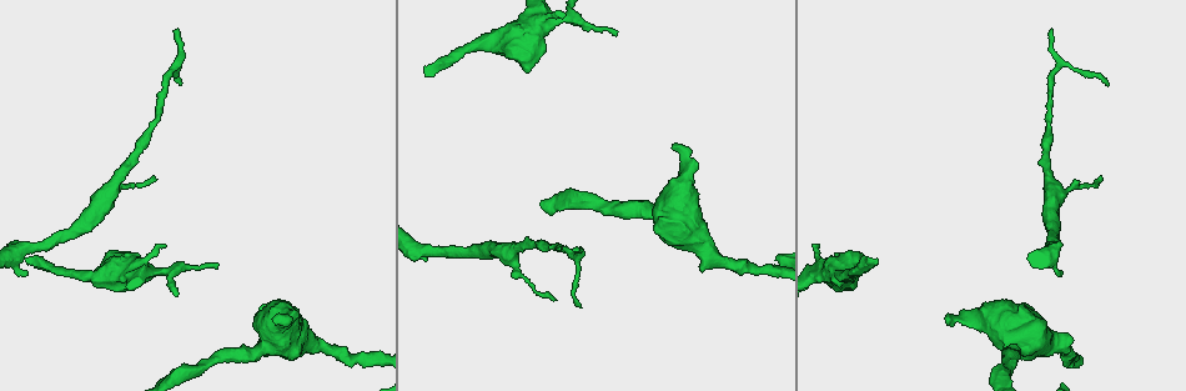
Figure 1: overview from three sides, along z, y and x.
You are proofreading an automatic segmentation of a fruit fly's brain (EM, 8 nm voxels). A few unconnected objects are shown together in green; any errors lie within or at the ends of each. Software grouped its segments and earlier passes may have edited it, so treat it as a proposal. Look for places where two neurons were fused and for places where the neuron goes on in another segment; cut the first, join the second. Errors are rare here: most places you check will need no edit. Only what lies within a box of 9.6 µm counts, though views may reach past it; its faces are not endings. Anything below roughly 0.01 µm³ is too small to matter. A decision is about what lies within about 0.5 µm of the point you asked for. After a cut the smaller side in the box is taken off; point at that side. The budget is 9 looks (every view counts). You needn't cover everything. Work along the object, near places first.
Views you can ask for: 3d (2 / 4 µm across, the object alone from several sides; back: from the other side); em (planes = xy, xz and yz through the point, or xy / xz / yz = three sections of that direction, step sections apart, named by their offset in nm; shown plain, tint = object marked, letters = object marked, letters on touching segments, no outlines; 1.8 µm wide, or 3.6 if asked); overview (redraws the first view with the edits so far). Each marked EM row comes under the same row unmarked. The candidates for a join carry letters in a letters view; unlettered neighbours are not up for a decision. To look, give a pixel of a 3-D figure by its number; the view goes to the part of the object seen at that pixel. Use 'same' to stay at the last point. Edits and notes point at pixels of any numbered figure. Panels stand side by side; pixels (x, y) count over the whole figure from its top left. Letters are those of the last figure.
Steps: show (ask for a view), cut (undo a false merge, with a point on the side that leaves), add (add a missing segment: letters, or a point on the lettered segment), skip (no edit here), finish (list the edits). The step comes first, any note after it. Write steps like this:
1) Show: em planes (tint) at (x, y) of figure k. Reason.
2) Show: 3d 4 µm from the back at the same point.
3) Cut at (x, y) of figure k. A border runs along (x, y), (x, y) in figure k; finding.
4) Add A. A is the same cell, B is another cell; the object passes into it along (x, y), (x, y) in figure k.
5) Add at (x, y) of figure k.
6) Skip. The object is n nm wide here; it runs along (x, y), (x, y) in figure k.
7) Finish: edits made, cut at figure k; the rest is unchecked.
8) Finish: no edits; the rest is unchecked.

Show: 3d 2 µm at (615, 34) of figure 1. Thin end.

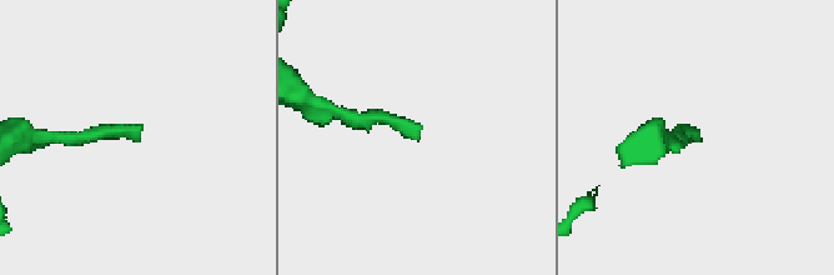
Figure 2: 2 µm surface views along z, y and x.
Show: em xz step 8 (letters) at (133, 136) of figure 2.

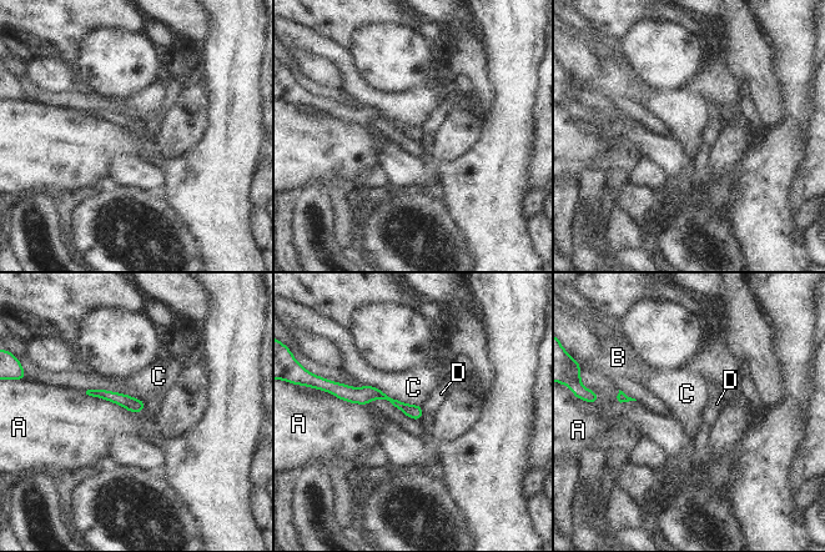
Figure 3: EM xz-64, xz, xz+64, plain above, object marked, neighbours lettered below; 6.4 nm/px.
Show: em xy step 4 (letters) at the same point.

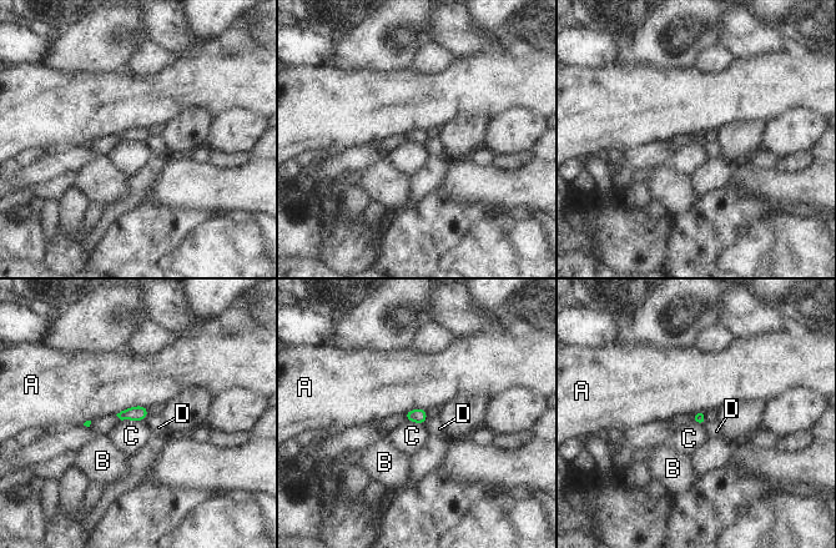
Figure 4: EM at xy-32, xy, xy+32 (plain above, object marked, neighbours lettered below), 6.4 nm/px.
Skip. A, B, C and D are other cells; a border runs along (144, 420), (121, 421) in figure 4; none of them fits.

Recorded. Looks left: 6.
Show: em planes (letters) at (948, 323) of figure 1. Free end.

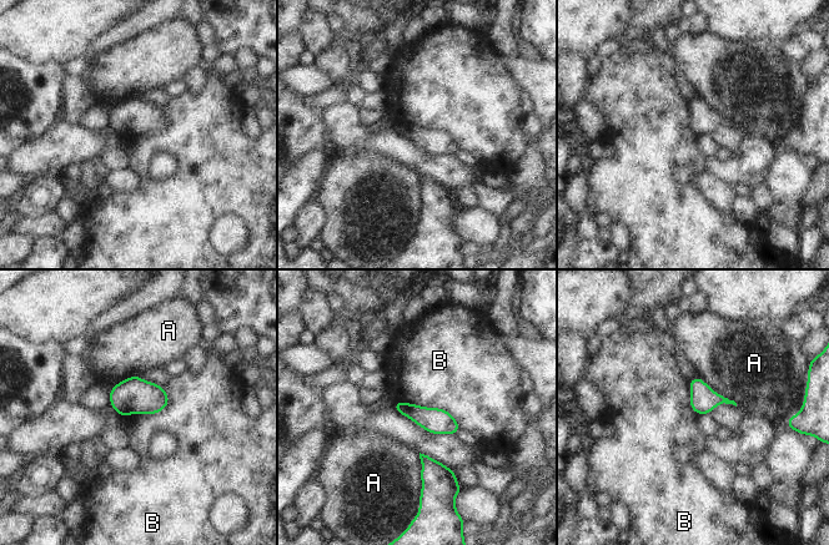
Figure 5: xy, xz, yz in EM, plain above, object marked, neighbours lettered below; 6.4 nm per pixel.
Skip. A and B are other cells; a border runs along (401, 399), (446, 409), (461, 428) in figure 5; none of them fits.

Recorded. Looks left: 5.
Show: em xz step 4 (tint) at (26, 272) of figure 1. An open end.

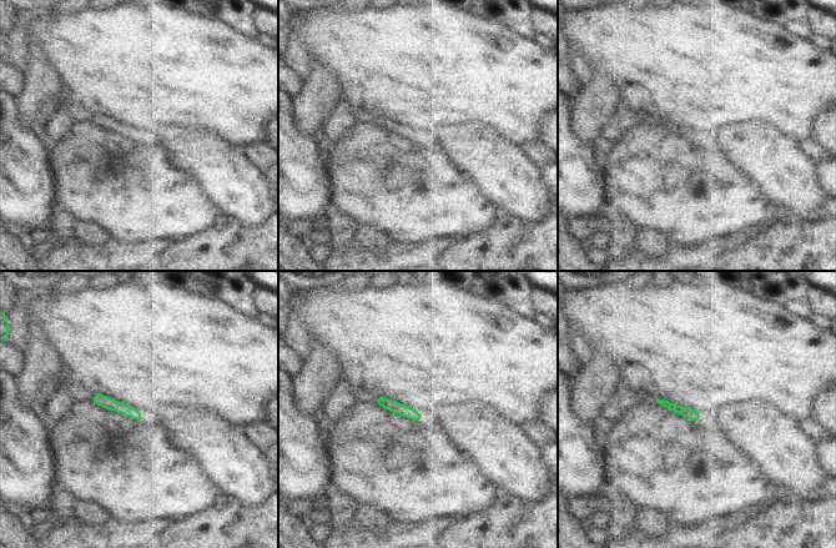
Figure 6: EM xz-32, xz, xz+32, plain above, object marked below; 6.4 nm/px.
Show: em planes (letters) at the same point.

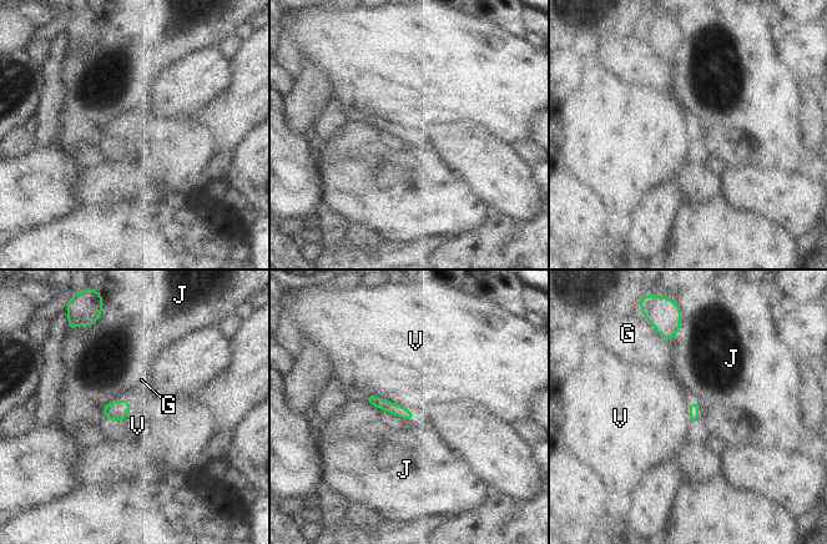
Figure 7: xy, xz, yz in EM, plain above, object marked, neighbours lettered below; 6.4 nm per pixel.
Skip. G, J and V are other cells; a border runs along (366, 393), (399, 403), (415, 414) in figure 7; none of them fits.

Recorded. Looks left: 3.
Show: em planes (tint) at (1058, 63) of figure 1.

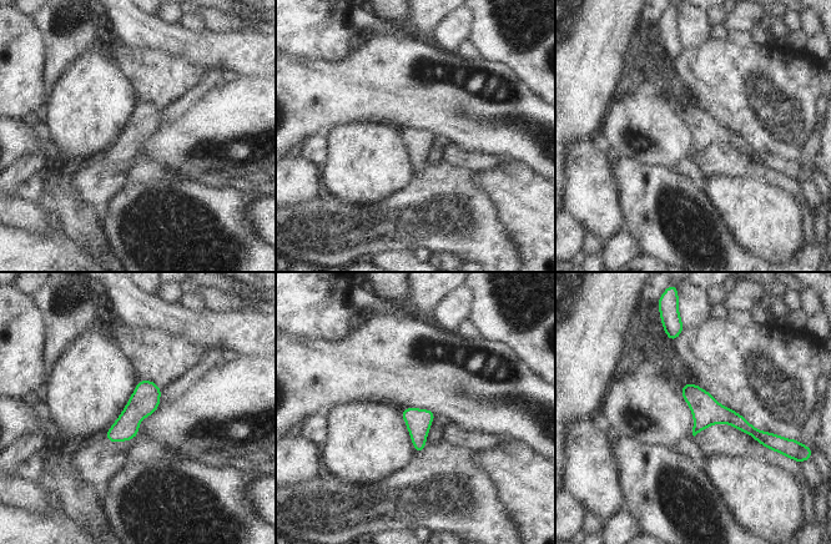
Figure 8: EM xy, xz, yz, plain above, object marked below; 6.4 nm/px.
Show: em planes (letters) at the same point. See the neighbours.

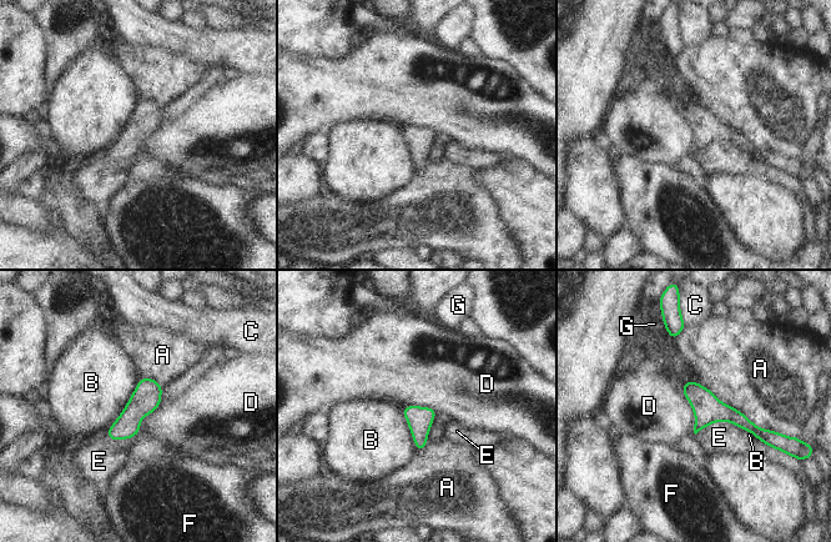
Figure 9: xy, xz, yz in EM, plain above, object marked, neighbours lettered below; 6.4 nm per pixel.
Skip. The object is 160 nm wide here; A, B, C, D, E, F and G are other cells; it runs along (686, 386), (711, 410), (766, 436) in figure 9; one neuron here.

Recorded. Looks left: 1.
Finish: no edits; the rest is unchecked.

